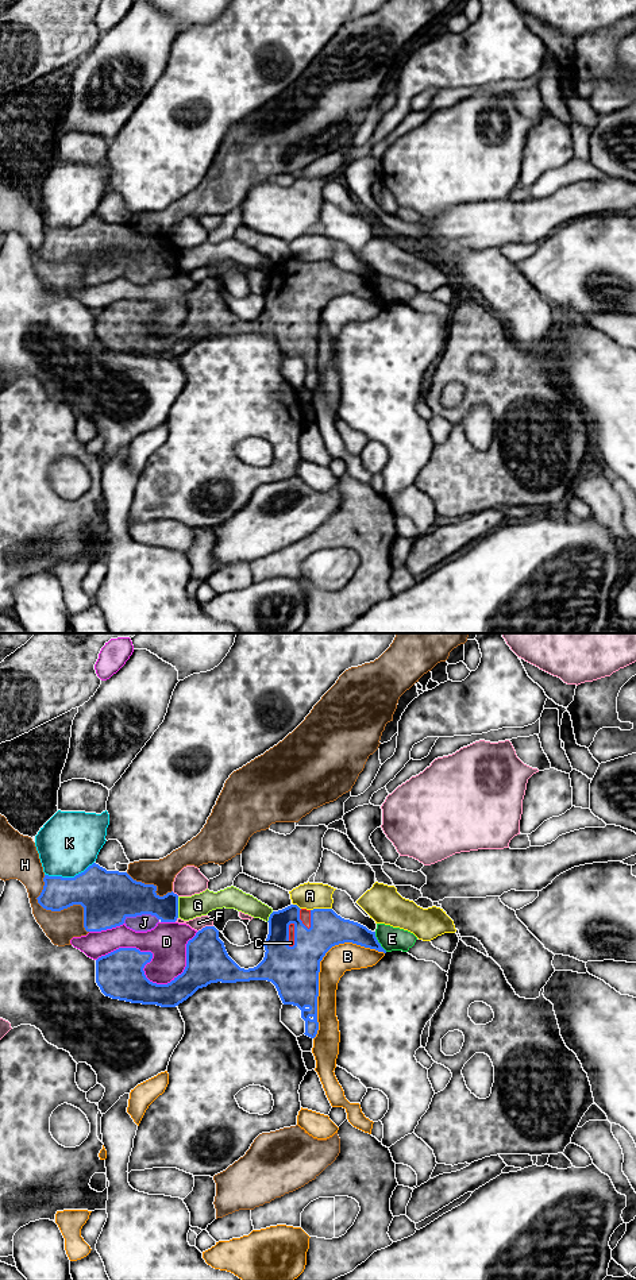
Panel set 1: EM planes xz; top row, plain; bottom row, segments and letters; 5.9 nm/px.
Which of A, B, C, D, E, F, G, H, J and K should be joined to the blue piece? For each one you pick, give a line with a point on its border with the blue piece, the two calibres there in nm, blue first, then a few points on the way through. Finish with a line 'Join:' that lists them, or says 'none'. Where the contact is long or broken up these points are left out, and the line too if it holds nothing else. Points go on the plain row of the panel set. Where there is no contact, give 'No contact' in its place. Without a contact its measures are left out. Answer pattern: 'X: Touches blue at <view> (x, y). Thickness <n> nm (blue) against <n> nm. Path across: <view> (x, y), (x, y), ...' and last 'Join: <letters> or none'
C: Touches blue at xz (295, 288). Thickness 280 nm (blue) against 40 nm
J: Touches blue at xz (139, 266). Thickness 320 nm (blue) against 100 nm. Path across: xz (108, 249), (126, 253), (139, 266), (143, 274)
Join: C, J

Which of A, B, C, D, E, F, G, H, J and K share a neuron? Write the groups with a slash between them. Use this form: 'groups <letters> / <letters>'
groups A / B / C J / D / E / F / G / H / K

